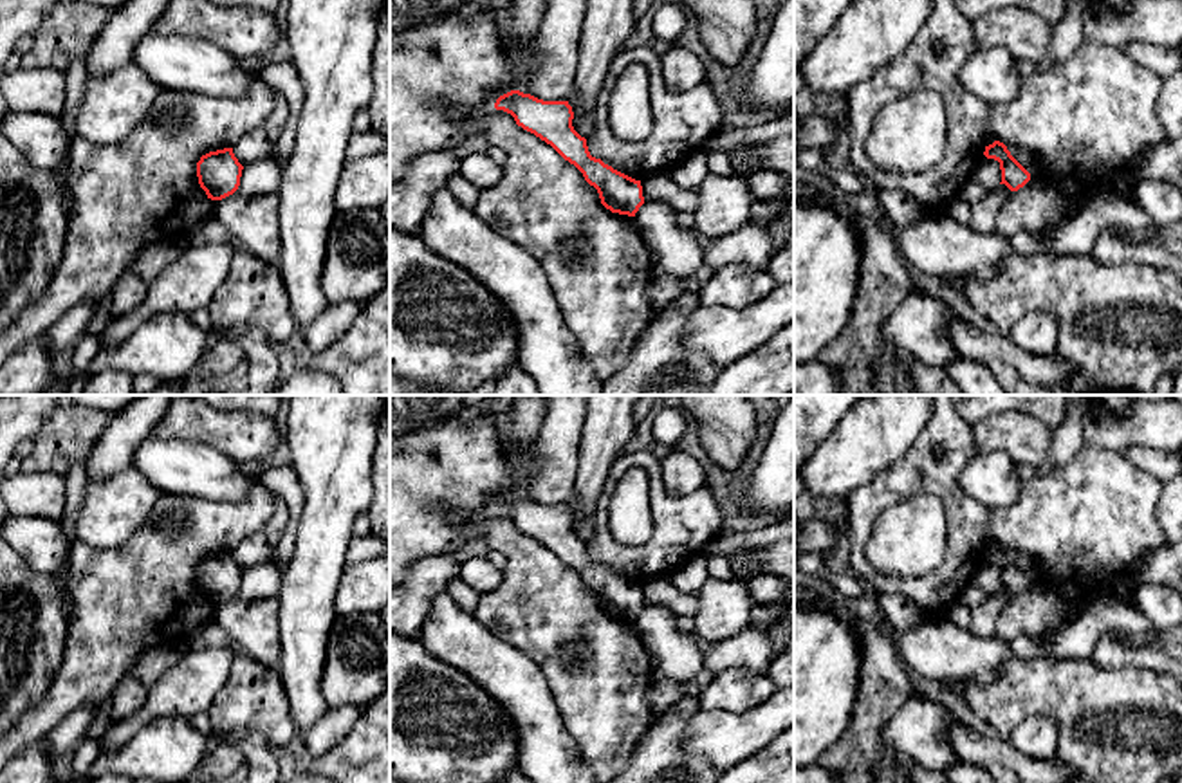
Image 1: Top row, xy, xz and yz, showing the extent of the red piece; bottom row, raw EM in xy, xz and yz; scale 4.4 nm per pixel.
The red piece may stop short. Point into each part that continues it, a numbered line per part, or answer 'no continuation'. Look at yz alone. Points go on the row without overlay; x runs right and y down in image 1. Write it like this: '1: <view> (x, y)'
no continuation

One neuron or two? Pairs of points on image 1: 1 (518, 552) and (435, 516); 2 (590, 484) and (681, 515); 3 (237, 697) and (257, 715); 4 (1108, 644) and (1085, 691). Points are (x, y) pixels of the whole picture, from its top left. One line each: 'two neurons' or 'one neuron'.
1: two neurons
2: two neurons
3: one neuron
4: two neurons

